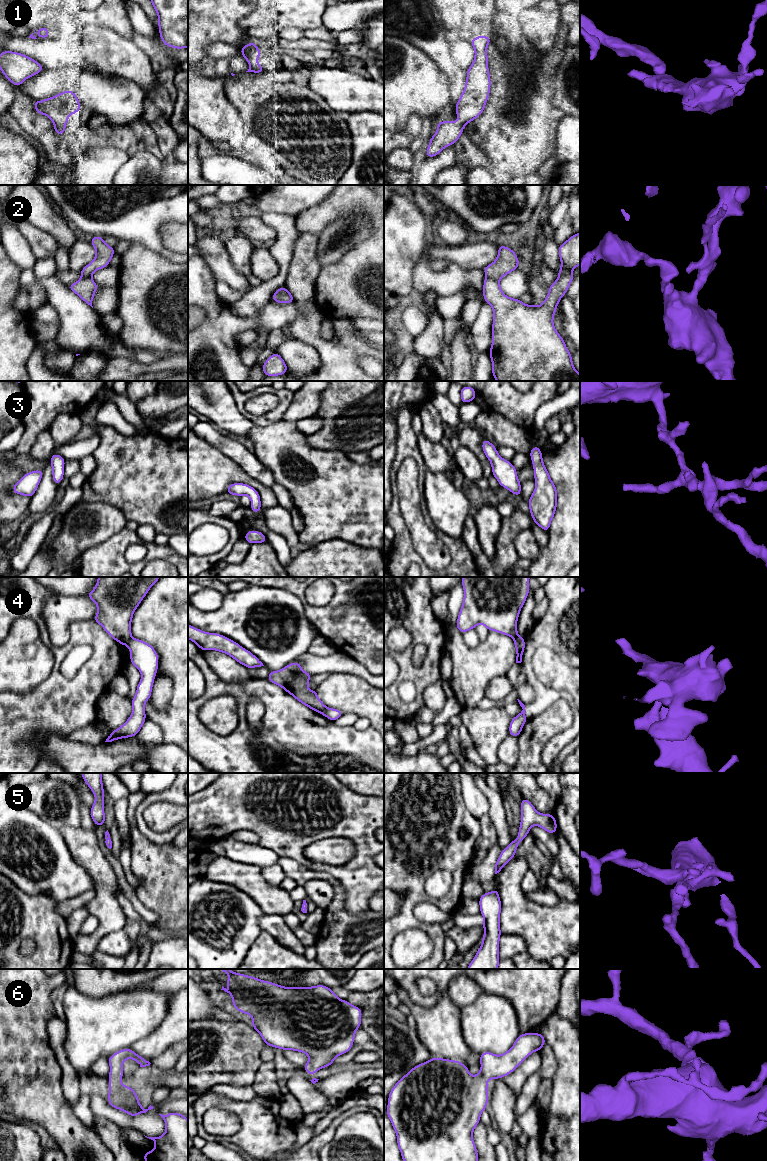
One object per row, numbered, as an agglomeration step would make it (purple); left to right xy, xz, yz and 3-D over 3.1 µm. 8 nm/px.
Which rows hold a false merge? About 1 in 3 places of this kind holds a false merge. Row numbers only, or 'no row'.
2, 4

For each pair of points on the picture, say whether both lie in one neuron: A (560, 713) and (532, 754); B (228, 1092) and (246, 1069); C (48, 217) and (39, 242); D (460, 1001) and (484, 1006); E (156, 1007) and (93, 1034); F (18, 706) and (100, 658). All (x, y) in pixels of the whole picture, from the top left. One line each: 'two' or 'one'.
A: one
B: two
C: two
D: two
E: one
F: one

